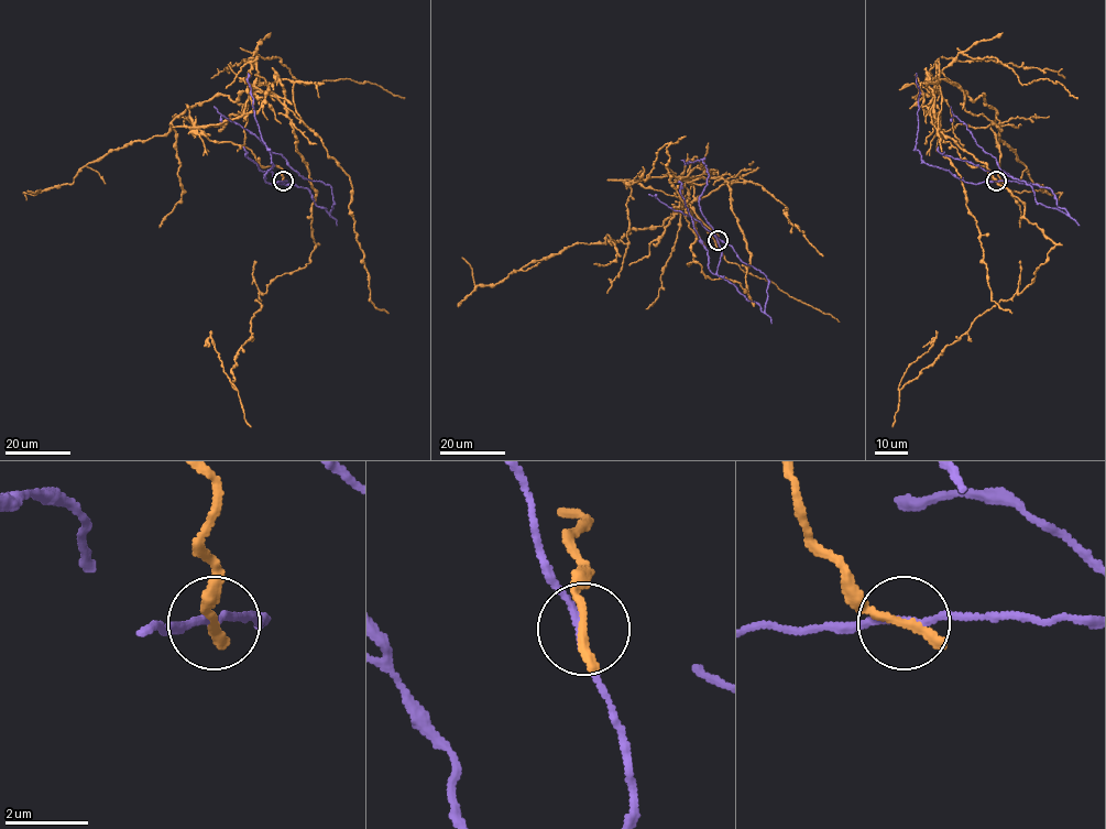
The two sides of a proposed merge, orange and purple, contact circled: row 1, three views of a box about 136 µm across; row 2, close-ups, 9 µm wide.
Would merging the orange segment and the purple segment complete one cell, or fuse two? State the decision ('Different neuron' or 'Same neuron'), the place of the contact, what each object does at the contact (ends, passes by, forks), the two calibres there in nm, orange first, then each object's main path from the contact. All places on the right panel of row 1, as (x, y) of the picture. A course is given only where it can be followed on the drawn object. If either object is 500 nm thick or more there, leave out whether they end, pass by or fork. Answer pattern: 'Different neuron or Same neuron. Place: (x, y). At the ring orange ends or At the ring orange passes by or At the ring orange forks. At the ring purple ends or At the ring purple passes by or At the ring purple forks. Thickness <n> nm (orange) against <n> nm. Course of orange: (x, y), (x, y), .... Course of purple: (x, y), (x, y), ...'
Different neuron. Place: (996, 181). At the ring orange ends. At the ring purple passes by. Thickness 280 nm (orange) against 150 nm. Course of orange: (996, 182), (938, 134), (934, 87), (938, 129), (1054, 246), (1029, 284), (899, 390), (935, 338), (922, 347). Course of purple: (996, 182), (1049, 187), (1058, 207), (1068, 215), (1037, 203), (1029, 184), (1007, 175), (950, 106)

